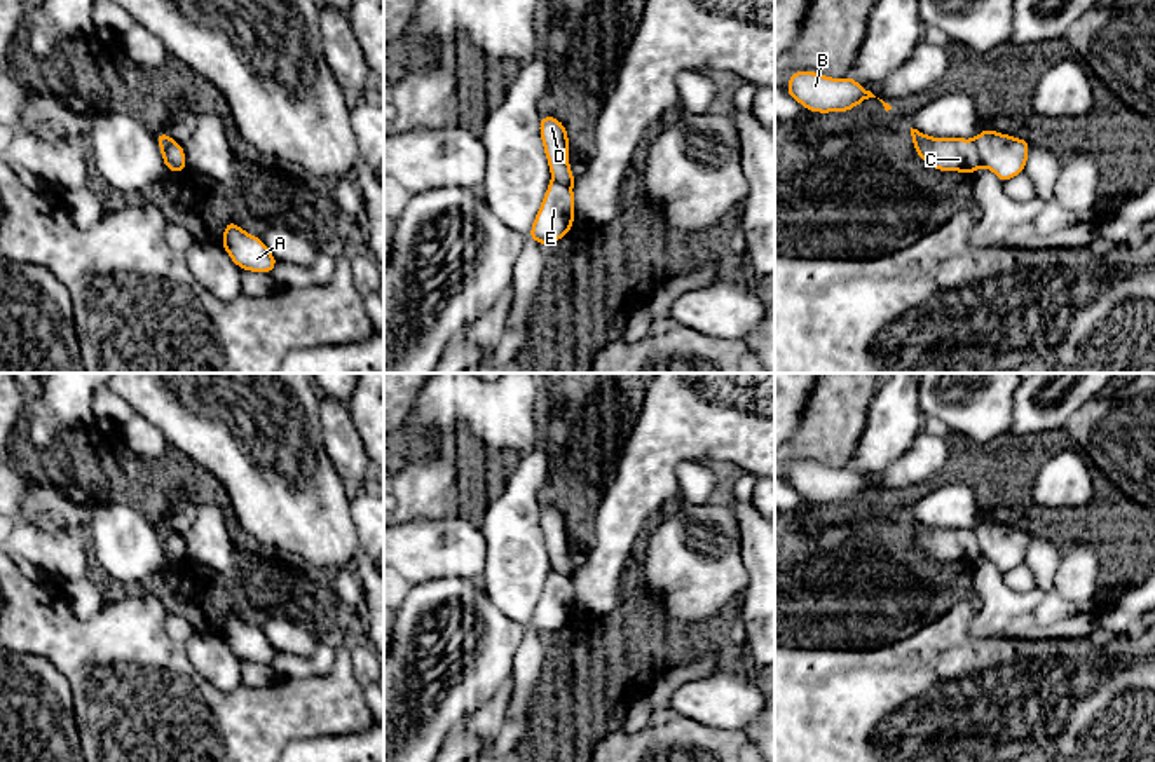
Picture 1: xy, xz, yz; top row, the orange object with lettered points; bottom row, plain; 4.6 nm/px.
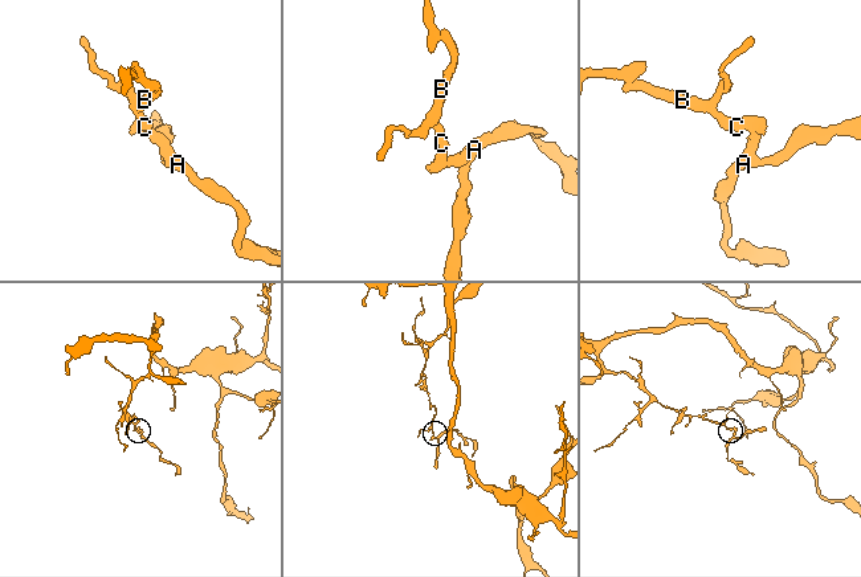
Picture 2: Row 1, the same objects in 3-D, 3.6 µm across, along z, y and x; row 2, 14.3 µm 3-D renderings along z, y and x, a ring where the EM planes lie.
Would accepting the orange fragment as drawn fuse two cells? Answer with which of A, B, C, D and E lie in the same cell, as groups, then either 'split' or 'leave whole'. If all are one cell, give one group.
A E / B C D; split

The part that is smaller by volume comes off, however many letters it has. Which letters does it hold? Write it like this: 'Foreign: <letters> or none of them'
Foreign: A, E

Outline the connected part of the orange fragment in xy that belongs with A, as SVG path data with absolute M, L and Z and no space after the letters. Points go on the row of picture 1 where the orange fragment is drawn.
M225 221L222 246L241 270L272 274L277 263L262 237L244 232L236 221Z

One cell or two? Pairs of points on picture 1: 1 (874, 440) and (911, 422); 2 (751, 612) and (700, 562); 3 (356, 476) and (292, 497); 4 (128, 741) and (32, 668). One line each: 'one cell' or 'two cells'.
1: one cell
2: two cells
3: two cells
4: two cells

